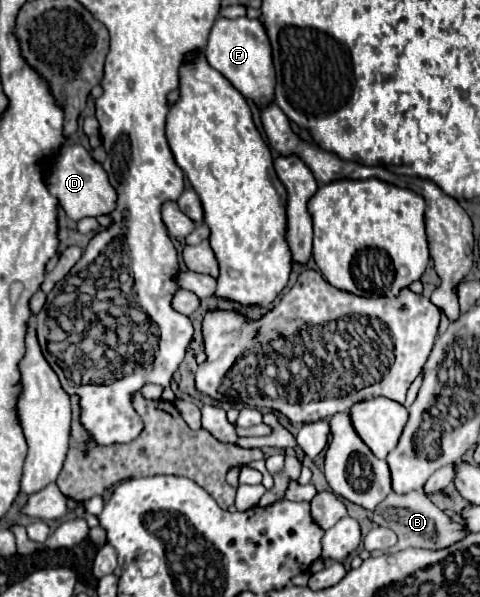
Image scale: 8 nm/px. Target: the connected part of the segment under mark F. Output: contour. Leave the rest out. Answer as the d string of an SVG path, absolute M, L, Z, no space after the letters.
M219 16L207 42L205 58L209 66L221 72L243 96L251 98L257 106L265 106L273 100L275 74L271 62L271 46L265 28L259 20L249 20L249 18L229 20Z

